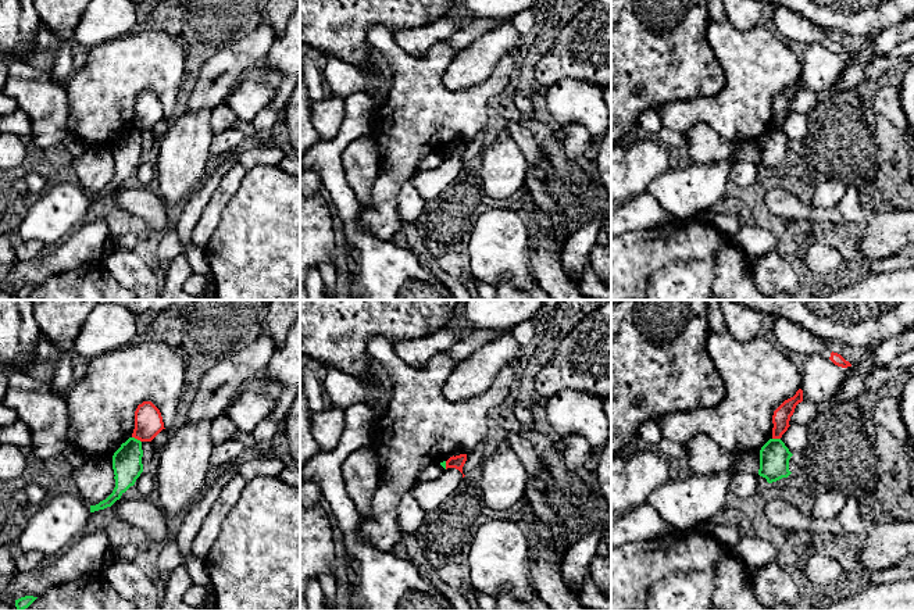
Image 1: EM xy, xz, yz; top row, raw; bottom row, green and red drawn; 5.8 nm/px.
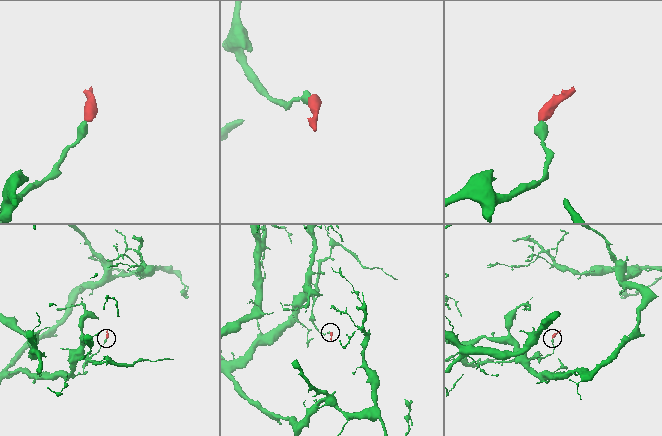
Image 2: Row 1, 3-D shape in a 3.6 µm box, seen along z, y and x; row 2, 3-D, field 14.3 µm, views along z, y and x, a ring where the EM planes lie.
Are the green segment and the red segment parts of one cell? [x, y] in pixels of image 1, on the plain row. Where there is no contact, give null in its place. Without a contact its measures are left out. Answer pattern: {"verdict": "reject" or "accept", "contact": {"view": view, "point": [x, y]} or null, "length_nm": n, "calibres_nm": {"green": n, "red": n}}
{"verdict": "reject", "contact": {"view": "xy", "point": [136, 128]}, "length_nm": 70, "calibres_nm": {"green": 180, "red": 160}}

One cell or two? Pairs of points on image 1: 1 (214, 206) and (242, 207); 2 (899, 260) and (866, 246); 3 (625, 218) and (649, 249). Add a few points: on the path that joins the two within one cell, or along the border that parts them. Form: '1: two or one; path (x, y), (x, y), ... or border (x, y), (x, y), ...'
1: two; border (243, 178), (211, 235)
2: two; border (899, 253), (871, 260)
3: two; border (667, 222), (649, 229), (631, 229), (625, 233)

